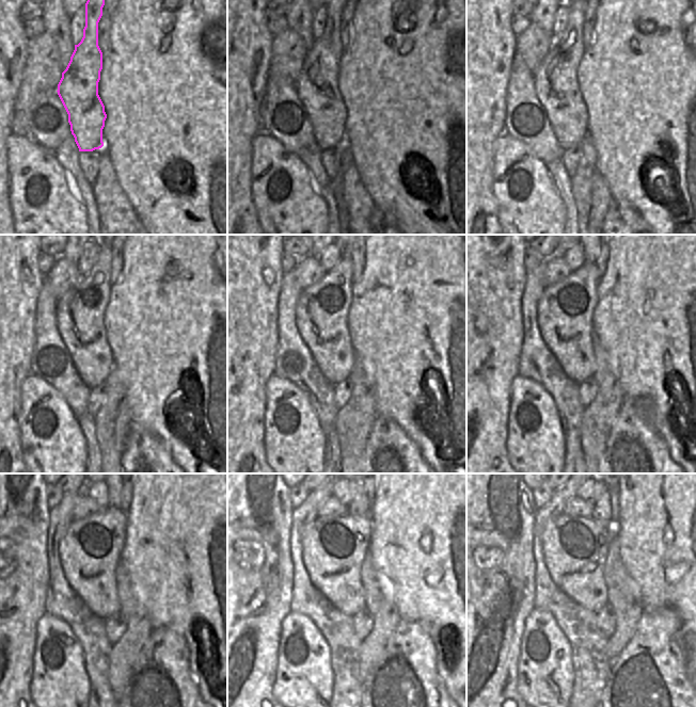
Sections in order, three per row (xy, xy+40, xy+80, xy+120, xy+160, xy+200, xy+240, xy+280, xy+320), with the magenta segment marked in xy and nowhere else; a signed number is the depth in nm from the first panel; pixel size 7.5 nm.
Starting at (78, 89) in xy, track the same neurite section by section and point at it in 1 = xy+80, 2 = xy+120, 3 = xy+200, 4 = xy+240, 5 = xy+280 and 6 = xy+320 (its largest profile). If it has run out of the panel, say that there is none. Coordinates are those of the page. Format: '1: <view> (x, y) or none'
1: xy+80 (557, 90)
2: xy+120 (79, 314)
3: xy+200 (565, 310)
4: xy+240 (90, 551)
5: xy+280 (333, 548)
6: xy+320 (574, 548)

